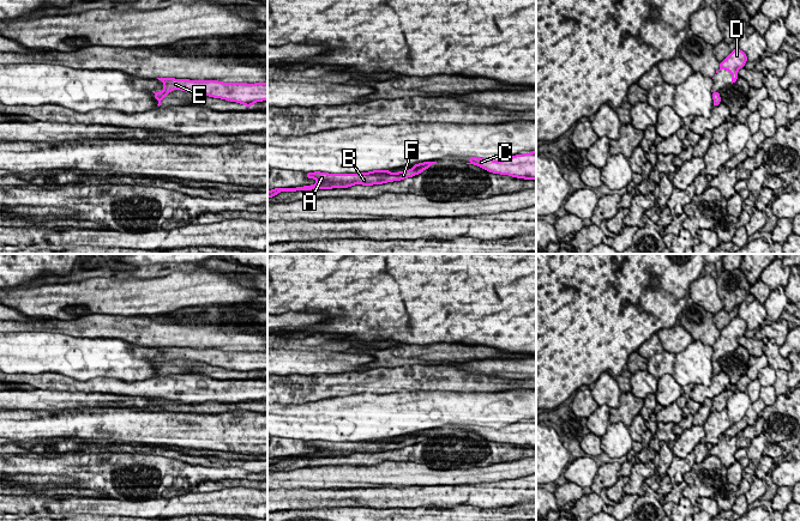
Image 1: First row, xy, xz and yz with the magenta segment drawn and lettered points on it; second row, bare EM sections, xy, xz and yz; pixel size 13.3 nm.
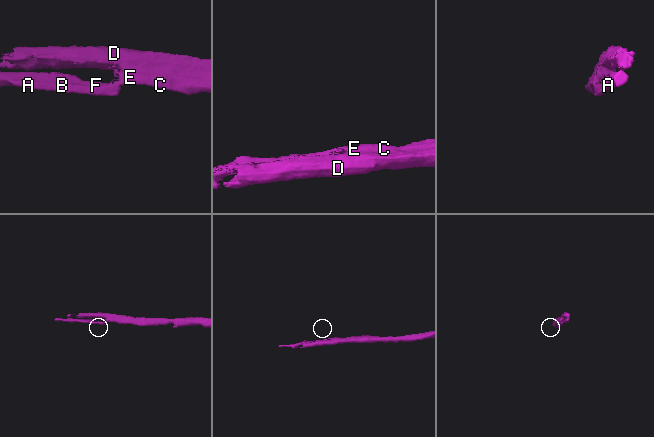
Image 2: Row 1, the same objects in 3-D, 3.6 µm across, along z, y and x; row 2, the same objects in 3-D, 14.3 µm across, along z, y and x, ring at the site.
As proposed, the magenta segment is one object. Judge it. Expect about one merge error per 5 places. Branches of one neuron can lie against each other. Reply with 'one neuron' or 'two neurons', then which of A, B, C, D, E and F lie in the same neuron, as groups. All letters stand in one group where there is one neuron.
two neurons | A B F / C D E

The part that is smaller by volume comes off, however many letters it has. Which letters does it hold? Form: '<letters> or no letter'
A, B, F

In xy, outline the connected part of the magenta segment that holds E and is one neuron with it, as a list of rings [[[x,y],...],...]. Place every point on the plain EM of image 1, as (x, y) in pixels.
[[[157,346],[161,349],[163,353],[162,361],[154,362],[162,362],[168,363],[170,359],[181,358],[190,362],[201,362],[206,363],[207,365],[221,366],[230,370],[236,370],[243,372],[245,375],[251,375],[255,370],[267,369],[267,350],[266,351],[223,351],[218,349],[190,349],[190,347],[175,347],[175,346]]]

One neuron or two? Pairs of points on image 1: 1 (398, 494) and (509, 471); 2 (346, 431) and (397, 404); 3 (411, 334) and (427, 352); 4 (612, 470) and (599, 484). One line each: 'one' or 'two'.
1: two
2: one
3: two
4: one

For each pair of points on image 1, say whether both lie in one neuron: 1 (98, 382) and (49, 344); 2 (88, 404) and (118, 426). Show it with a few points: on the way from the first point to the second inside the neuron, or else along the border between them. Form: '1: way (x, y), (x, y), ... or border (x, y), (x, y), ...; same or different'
1: border (67, 376), (74, 380), (116, 377), (120, 381); different
2: border (124, 407), (82, 411), (67, 410); different

